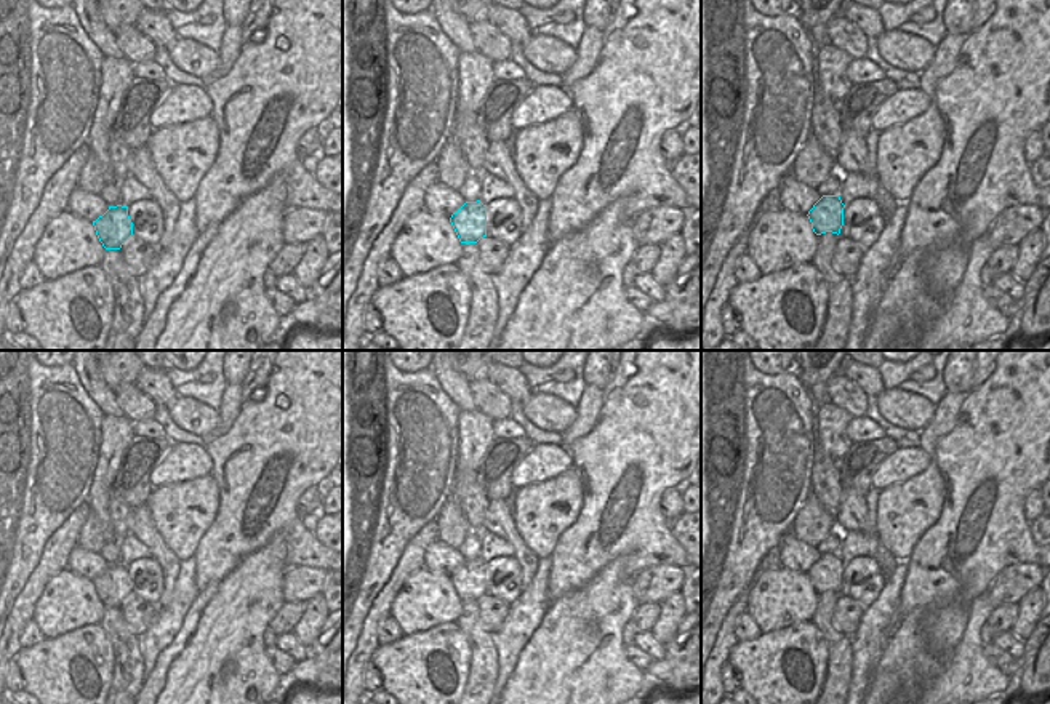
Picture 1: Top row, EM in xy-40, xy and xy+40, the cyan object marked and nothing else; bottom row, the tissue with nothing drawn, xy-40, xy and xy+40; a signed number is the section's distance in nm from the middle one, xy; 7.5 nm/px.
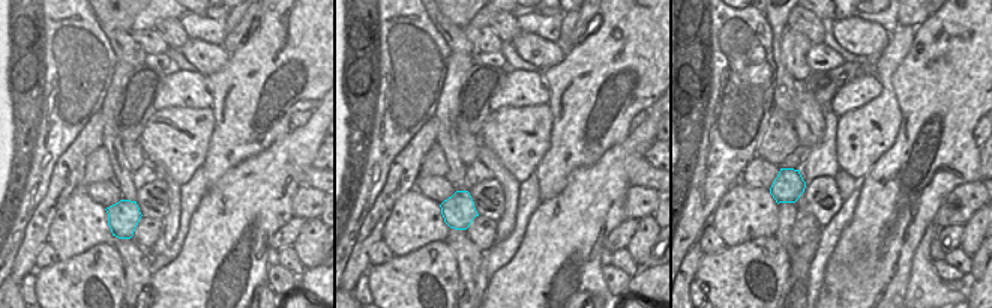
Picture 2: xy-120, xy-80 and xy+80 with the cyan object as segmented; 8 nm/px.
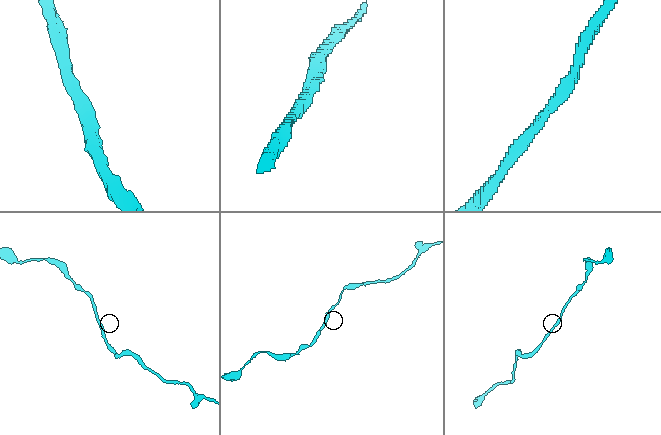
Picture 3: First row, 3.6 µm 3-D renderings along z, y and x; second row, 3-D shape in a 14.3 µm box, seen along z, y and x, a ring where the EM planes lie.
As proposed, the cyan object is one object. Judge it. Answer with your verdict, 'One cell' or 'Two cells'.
Two cells.

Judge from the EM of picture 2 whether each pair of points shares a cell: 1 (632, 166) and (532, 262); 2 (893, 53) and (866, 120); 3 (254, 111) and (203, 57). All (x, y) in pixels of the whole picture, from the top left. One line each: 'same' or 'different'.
1: different
2: same
3: different

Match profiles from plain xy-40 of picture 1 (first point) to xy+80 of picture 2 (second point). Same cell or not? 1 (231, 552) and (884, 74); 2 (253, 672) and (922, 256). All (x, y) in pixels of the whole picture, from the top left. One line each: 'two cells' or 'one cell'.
1: two cells
2: one cell

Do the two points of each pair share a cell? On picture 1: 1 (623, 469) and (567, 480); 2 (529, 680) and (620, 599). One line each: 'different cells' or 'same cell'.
1: different cells
2: same cell

